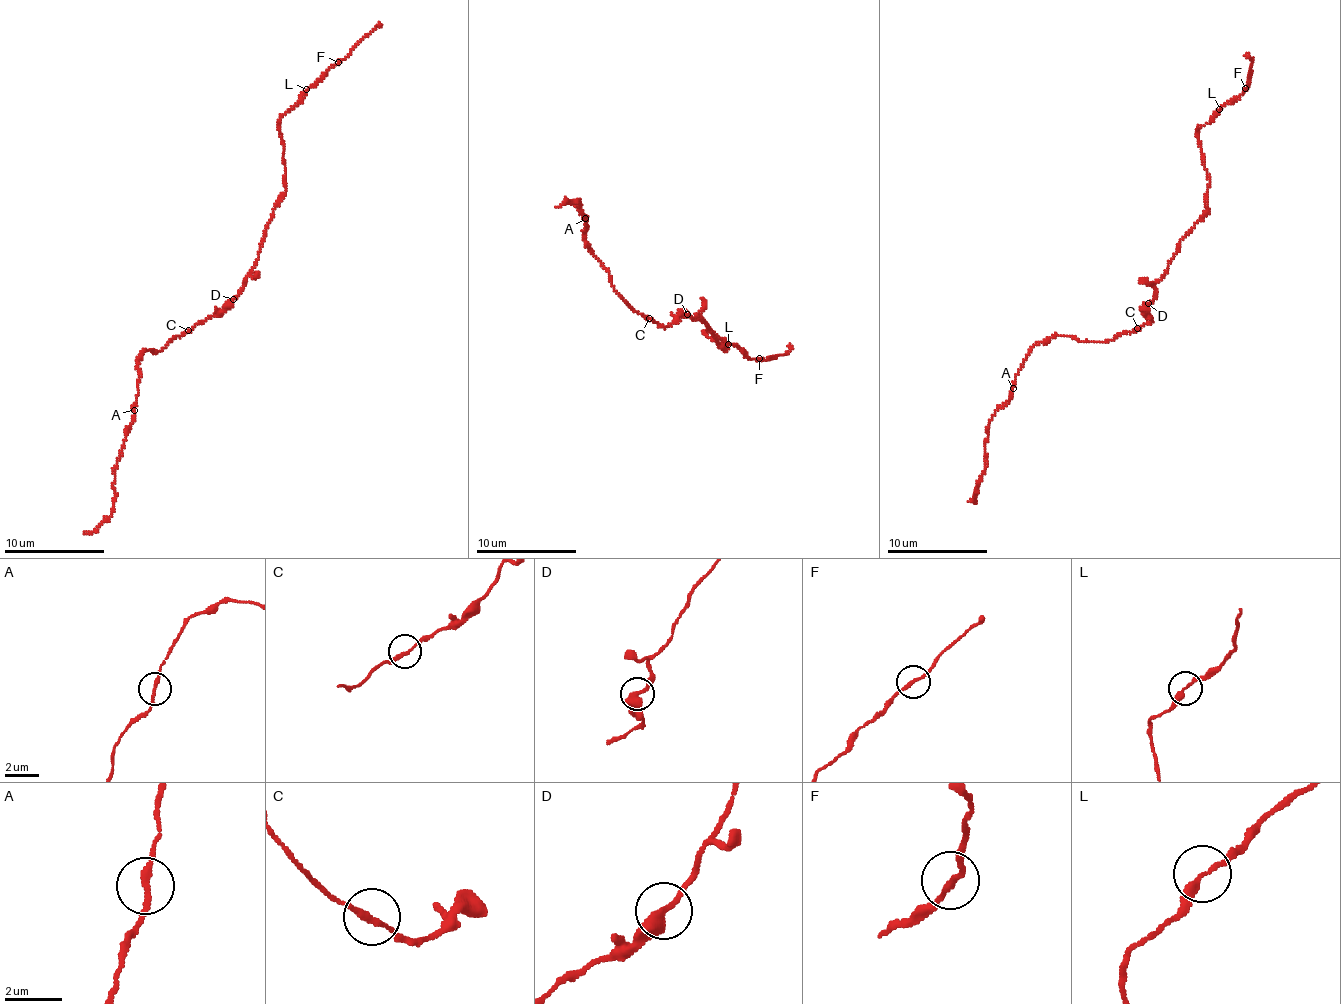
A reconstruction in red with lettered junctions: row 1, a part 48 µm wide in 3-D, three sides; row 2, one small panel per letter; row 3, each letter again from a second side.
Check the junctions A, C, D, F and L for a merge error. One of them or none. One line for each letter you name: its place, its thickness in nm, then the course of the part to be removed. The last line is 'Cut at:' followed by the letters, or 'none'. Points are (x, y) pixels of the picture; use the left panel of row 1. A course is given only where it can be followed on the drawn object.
Cut at: none

